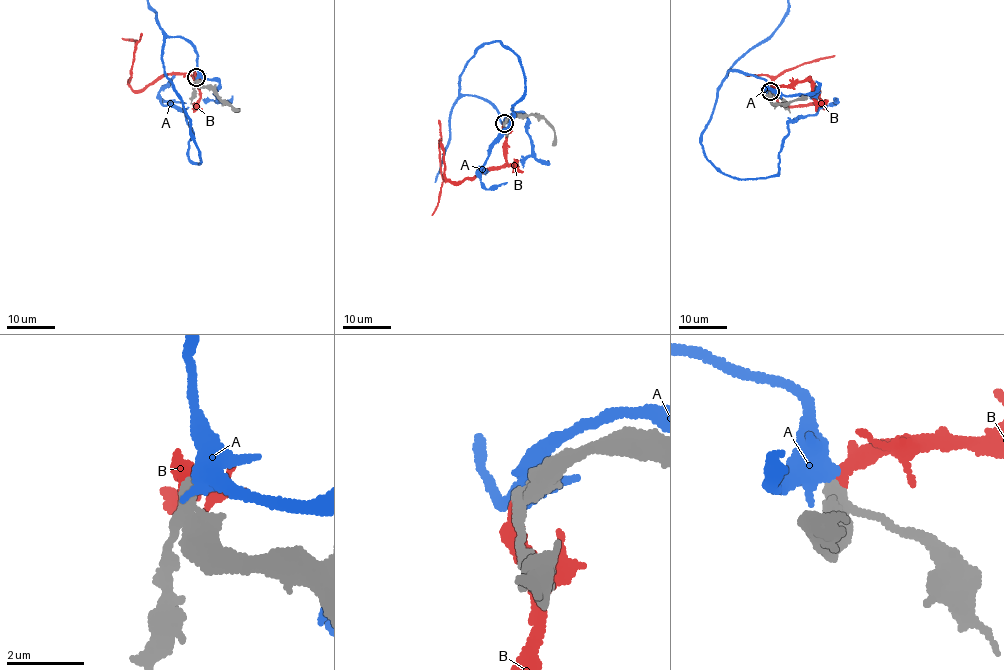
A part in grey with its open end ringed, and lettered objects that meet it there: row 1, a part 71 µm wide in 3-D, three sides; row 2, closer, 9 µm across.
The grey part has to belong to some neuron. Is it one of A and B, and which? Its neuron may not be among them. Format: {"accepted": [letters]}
{"accepted": ["B"]}

